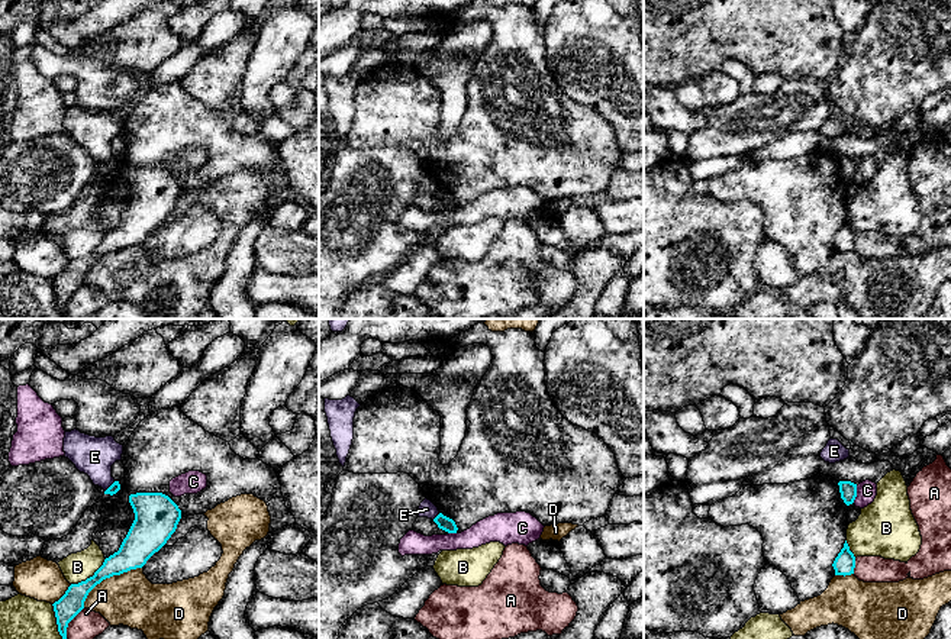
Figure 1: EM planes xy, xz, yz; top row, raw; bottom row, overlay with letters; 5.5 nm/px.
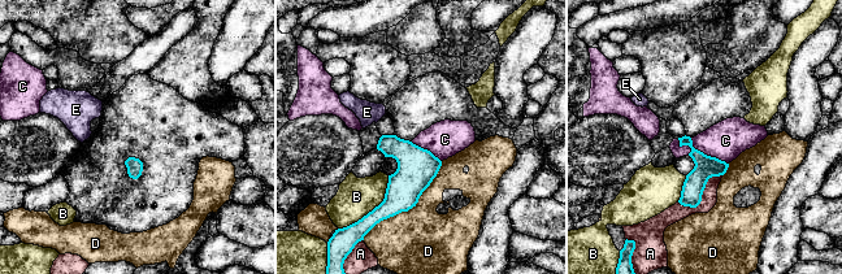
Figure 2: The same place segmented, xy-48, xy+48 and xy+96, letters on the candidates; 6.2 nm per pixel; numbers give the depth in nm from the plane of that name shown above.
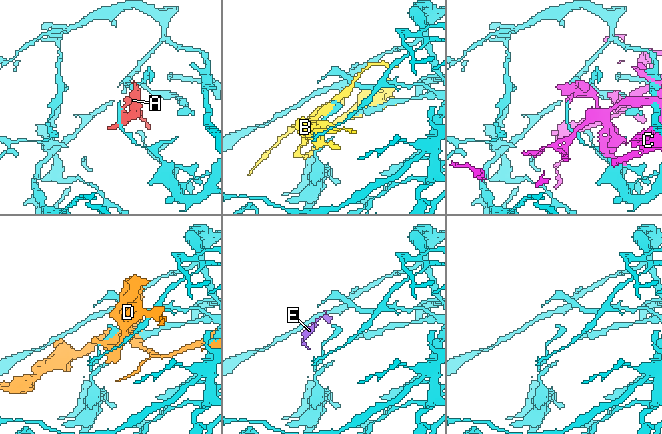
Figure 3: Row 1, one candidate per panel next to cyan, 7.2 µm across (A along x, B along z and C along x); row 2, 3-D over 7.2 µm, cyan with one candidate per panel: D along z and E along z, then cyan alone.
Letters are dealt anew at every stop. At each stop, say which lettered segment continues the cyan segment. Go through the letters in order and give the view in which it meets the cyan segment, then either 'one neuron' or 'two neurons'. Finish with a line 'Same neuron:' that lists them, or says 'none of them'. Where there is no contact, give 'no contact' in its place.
A: meets cyan in yz; two neurons
B: meets cyan in xy; two neurons
C: meets cyan in yz; two neurons
D: meets cyan in xy; two neurons
E: meets cyan in xy; two neurons
Same neuron: none of them

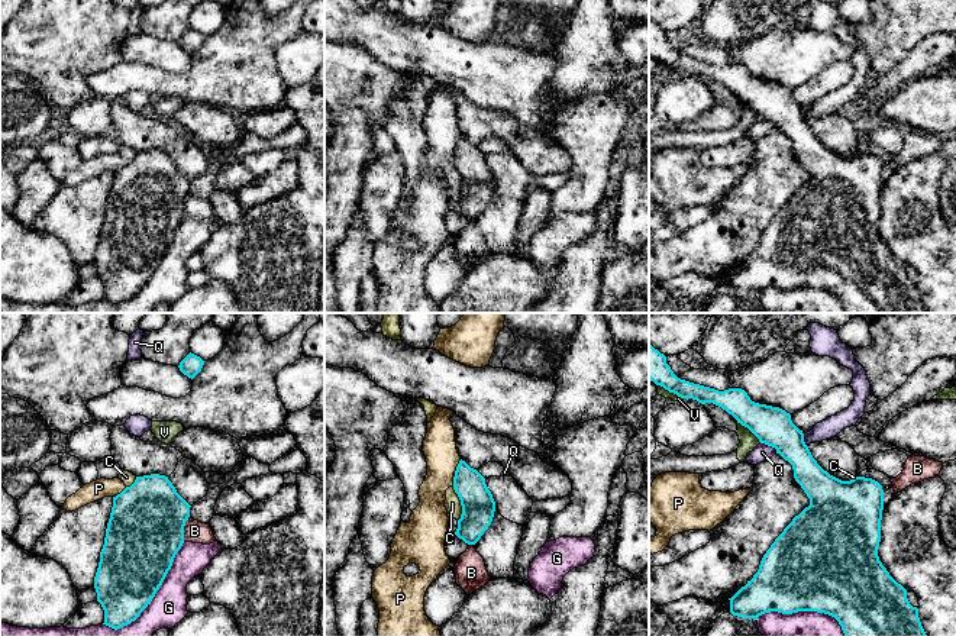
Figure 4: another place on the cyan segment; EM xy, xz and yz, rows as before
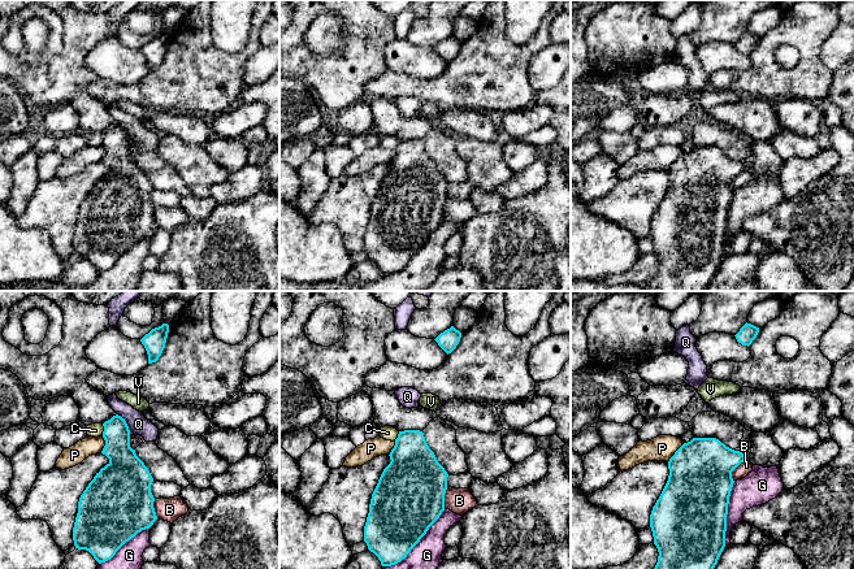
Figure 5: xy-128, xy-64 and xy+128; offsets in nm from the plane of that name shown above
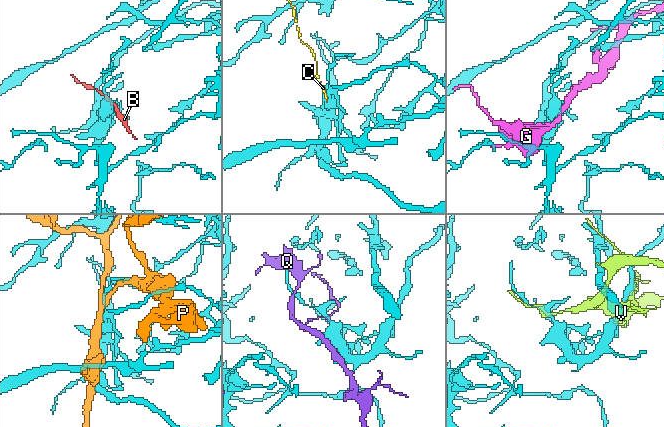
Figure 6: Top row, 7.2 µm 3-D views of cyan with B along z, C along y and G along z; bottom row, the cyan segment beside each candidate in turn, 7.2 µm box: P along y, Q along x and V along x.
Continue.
B: meets cyan in xy; two neurons
C: meets cyan in xz; two neurons
G: meets cyan in xy; two neurons
P: meets cyan in xz; two neurons
Q: meets cyan in yz; two neurons
V: meets cyan in yz; two neurons
Same neuron: none of them

